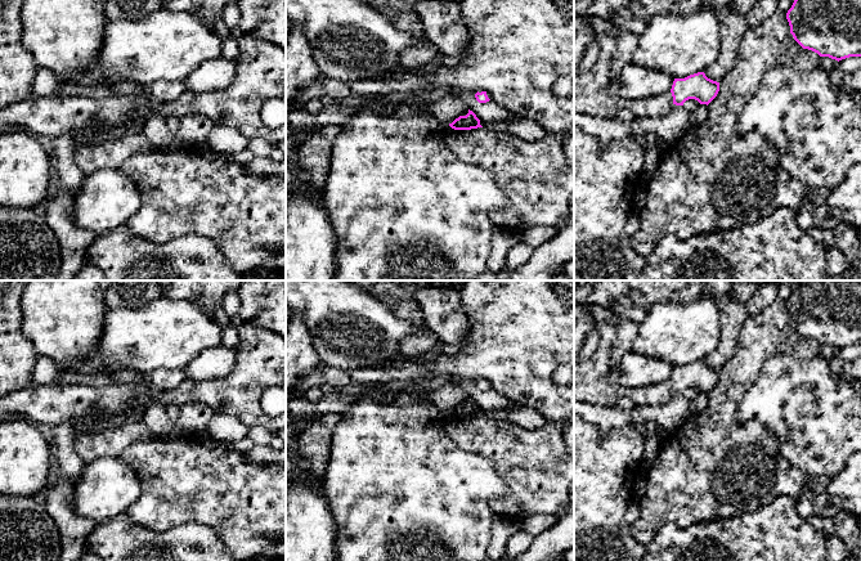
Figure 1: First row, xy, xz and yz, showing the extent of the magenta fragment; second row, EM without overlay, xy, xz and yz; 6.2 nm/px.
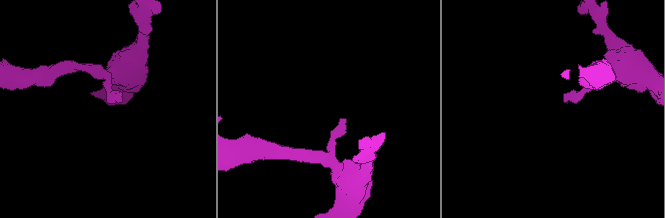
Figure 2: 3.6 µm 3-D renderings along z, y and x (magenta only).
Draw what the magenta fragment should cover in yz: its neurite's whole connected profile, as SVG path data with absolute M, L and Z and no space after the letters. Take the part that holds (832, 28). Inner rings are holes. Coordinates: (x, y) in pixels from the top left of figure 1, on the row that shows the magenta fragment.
M794 0L786 19L803 49L838 62L861 57L861 0Z

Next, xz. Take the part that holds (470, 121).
M470 109L466 116L459 116L452 124L449 124L449 126L454 130L471 130L471 129L483 127L480 125L480 120Z

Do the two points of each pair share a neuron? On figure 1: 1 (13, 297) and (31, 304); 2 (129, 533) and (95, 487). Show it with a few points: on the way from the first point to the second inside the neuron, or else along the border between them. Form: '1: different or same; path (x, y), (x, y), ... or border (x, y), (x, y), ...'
1: different; border (22, 294), (19, 301), (21, 330)
2: different; border (124, 512), (98, 524)

